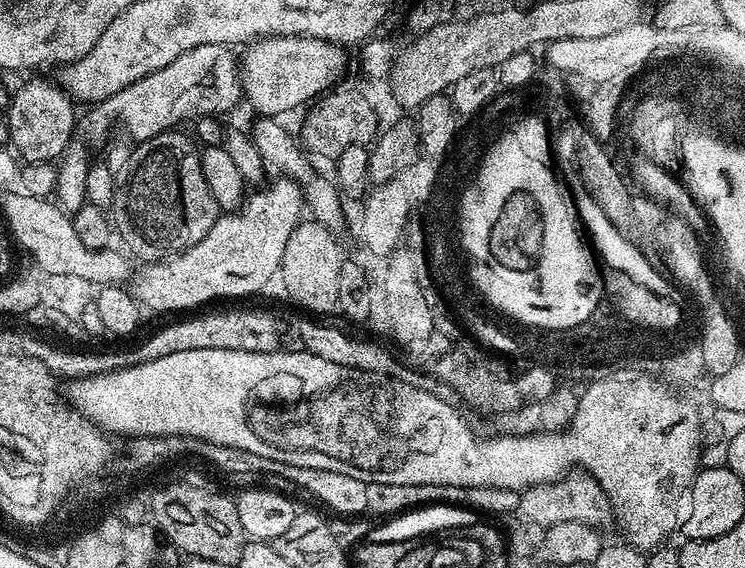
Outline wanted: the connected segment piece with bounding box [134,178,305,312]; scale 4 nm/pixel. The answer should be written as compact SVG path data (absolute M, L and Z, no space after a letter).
M277 179L269 188L260 188L253 196L251 193L236 211L217 216L206 238L193 248L146 265L134 287L139 303L156 312L180 312L183 308L199 309L199 304L219 296L252 296L262 291L272 275L281 271L286 242L302 220L300 210L305 207L299 185L291 179Z

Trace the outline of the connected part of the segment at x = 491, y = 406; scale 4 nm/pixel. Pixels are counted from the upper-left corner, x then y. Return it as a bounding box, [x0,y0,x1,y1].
[430,348,556,414]

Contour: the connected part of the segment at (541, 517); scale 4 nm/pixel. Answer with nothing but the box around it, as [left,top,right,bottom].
[517,470,615,530]

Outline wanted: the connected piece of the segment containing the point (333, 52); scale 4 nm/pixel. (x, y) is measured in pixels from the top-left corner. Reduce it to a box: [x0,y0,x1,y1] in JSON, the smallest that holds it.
[240,36,348,118]

